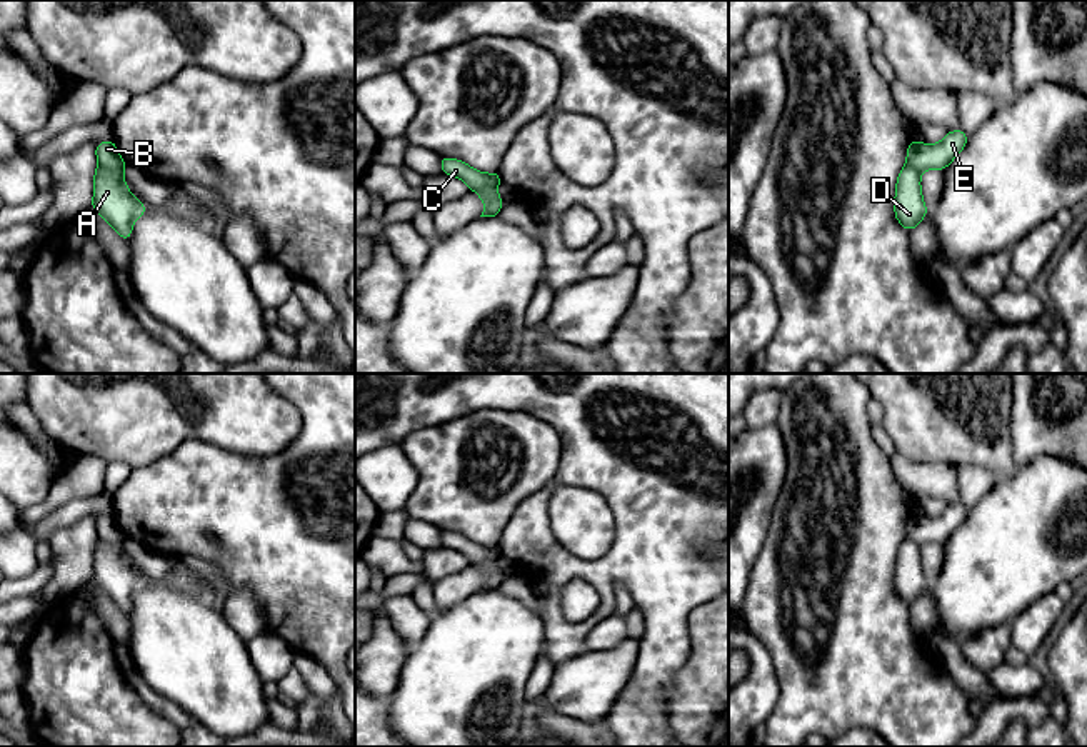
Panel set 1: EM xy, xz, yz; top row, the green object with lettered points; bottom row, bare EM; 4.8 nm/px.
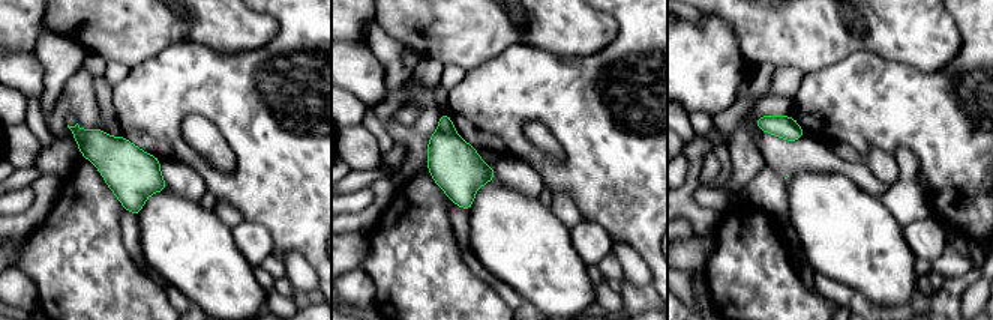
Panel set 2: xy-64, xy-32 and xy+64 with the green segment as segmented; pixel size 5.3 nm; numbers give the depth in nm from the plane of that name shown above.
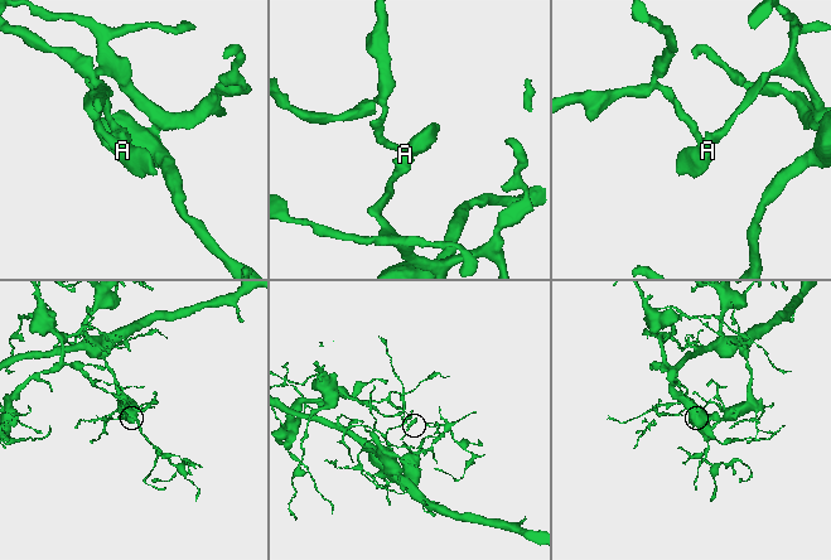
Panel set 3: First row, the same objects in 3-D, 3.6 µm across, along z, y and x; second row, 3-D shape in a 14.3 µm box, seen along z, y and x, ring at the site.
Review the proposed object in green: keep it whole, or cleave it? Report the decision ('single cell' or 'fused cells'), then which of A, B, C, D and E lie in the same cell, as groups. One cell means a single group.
fused cells | A C D / B E

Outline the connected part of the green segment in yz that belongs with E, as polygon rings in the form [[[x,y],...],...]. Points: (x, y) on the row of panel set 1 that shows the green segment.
[[[960,128],[947,132],[947,135],[935,145],[910,138],[907,147],[907,163],[910,163],[920,173],[930,168],[944,172],[950,162],[964,150],[967,142],[969,135]]]

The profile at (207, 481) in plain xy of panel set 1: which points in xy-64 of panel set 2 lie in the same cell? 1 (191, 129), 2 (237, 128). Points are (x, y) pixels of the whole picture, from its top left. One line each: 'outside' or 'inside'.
1: outside
2: inside

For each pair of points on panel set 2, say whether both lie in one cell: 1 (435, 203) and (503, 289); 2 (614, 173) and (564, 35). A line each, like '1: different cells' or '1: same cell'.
1: different cells
2: different cells

